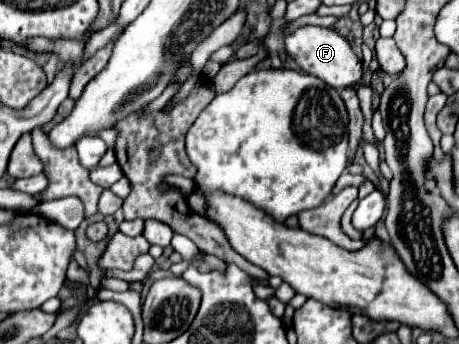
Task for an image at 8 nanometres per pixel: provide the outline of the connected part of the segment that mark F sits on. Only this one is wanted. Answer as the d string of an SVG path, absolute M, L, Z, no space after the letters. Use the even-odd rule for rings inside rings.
M304 25L284 37L284 47L286 47L286 53L290 55L290 59L296 65L300 65L302 71L320 77L322 81L326 81L328 85L332 85L336 89L358 83L362 77L360 59L354 55L350 43L342 35L338 35L334 29L318 27L318 25Z

